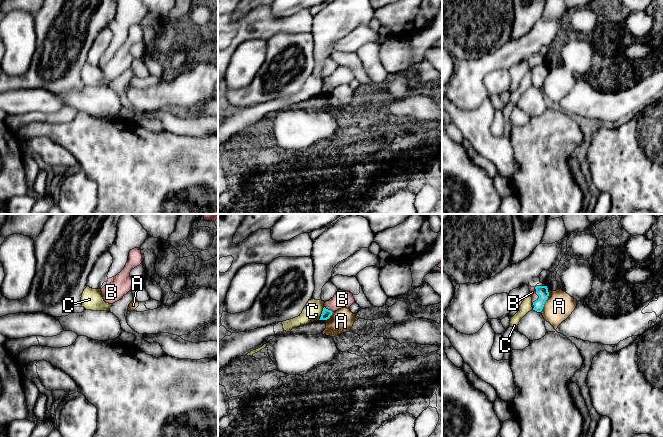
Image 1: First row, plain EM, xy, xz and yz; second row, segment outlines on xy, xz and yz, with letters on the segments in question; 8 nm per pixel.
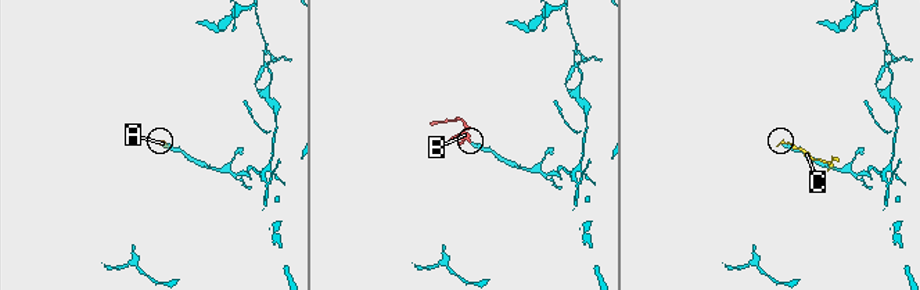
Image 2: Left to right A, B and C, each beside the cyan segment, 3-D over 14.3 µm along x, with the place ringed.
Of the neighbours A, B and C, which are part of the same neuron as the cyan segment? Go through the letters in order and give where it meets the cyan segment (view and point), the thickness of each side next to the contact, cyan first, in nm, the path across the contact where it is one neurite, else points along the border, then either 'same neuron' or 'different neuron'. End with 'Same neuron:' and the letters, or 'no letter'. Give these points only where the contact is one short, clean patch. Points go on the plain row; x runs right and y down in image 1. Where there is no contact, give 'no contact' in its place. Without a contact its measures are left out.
A: meets cyan in yz at (545, 77); 100 nm thick on the cyan side, 220 nm on the other; different neuron
B: meets cyan in yz at (538, 74); 100 nm thick on the cyan side, 50 nm on the other; runs through yz (542, 67), (538, 74), (532, 68); same neuron
C: meets cyan in xz at (322, 89); 70 nm thick on the cyan side, 150 nm on the other; different neuron
Same neuron: B

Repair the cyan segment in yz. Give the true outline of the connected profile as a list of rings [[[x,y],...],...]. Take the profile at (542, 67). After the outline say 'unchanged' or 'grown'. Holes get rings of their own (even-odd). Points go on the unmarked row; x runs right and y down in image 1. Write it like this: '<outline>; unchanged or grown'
[[[547,62],[531,63],[529,70],[532,73],[533,86],[541,88],[549,72]]]; grown

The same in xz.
[[[338,66],[333,74],[324,79],[324,84],[319,96],[327,96],[330,92],[341,84],[349,84],[355,75],[348,67]]]; grown

